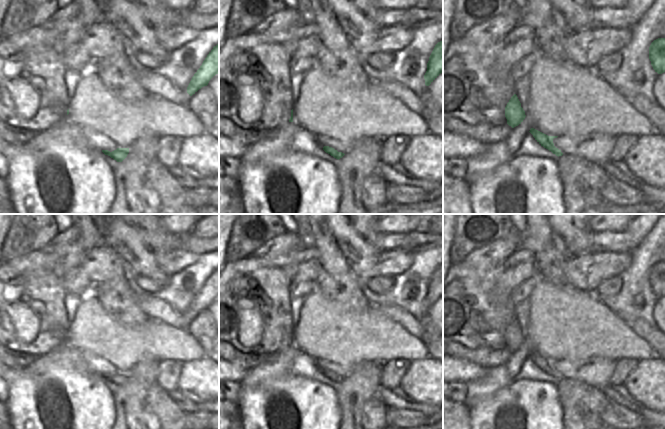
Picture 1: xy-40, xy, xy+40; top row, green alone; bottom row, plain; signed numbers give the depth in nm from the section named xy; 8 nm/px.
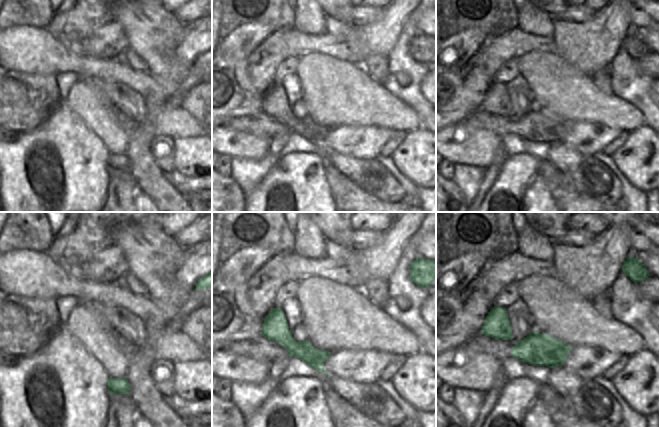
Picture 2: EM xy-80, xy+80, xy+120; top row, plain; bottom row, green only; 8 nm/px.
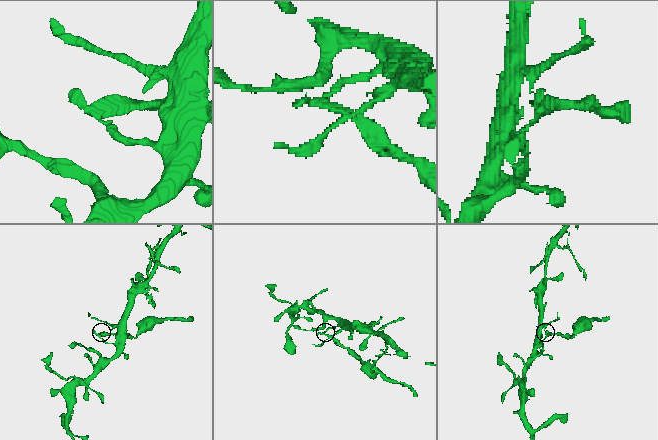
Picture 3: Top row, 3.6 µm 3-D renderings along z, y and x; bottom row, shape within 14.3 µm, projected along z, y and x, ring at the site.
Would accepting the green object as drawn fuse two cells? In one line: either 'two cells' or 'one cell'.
two cells

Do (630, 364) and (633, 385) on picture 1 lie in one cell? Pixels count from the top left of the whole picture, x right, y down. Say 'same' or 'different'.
different

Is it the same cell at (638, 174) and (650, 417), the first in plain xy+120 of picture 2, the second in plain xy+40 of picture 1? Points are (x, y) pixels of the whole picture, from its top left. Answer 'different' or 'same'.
different

